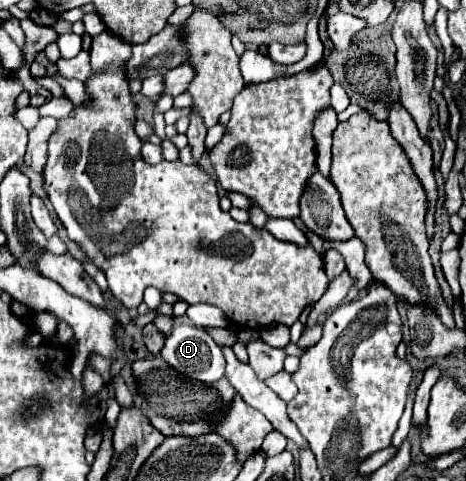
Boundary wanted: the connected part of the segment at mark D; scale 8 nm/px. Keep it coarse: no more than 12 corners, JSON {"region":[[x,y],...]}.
{"region":[[176,325],[160,357],[194,381],[224,376],[221,347],[204,329]]}

